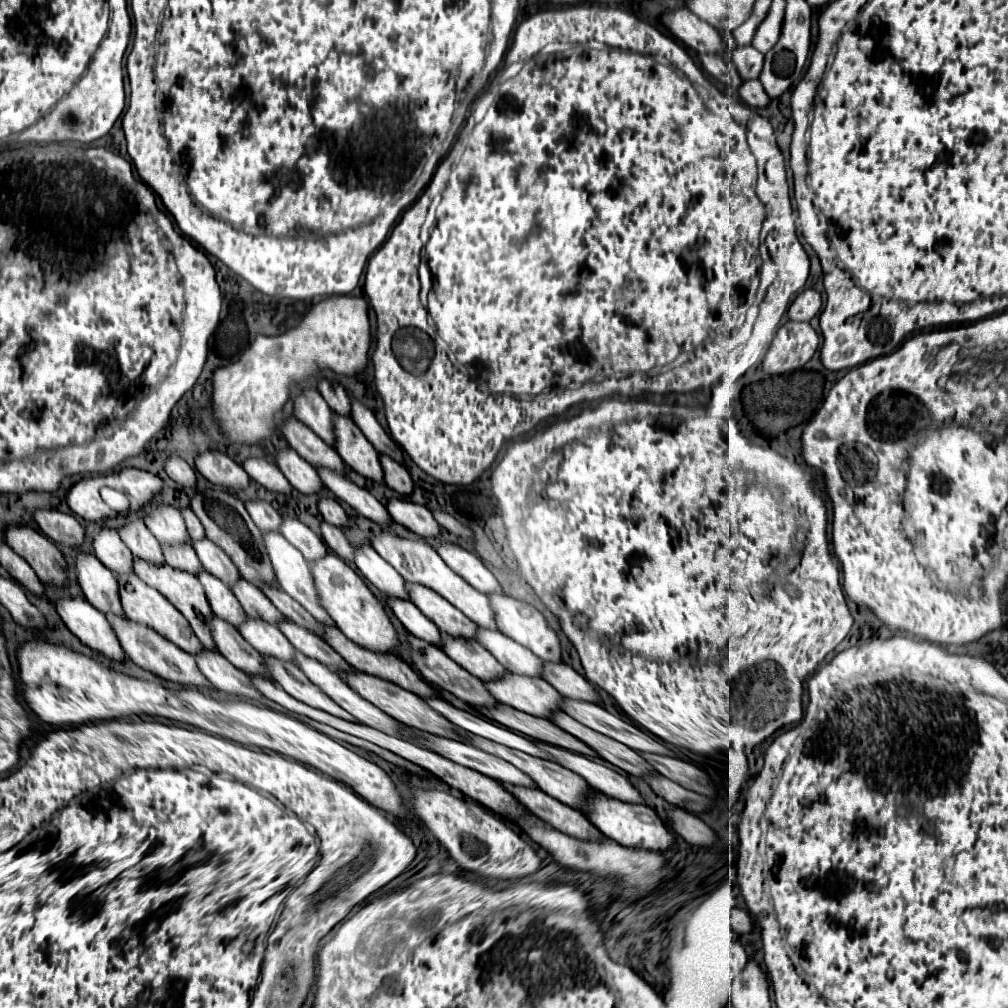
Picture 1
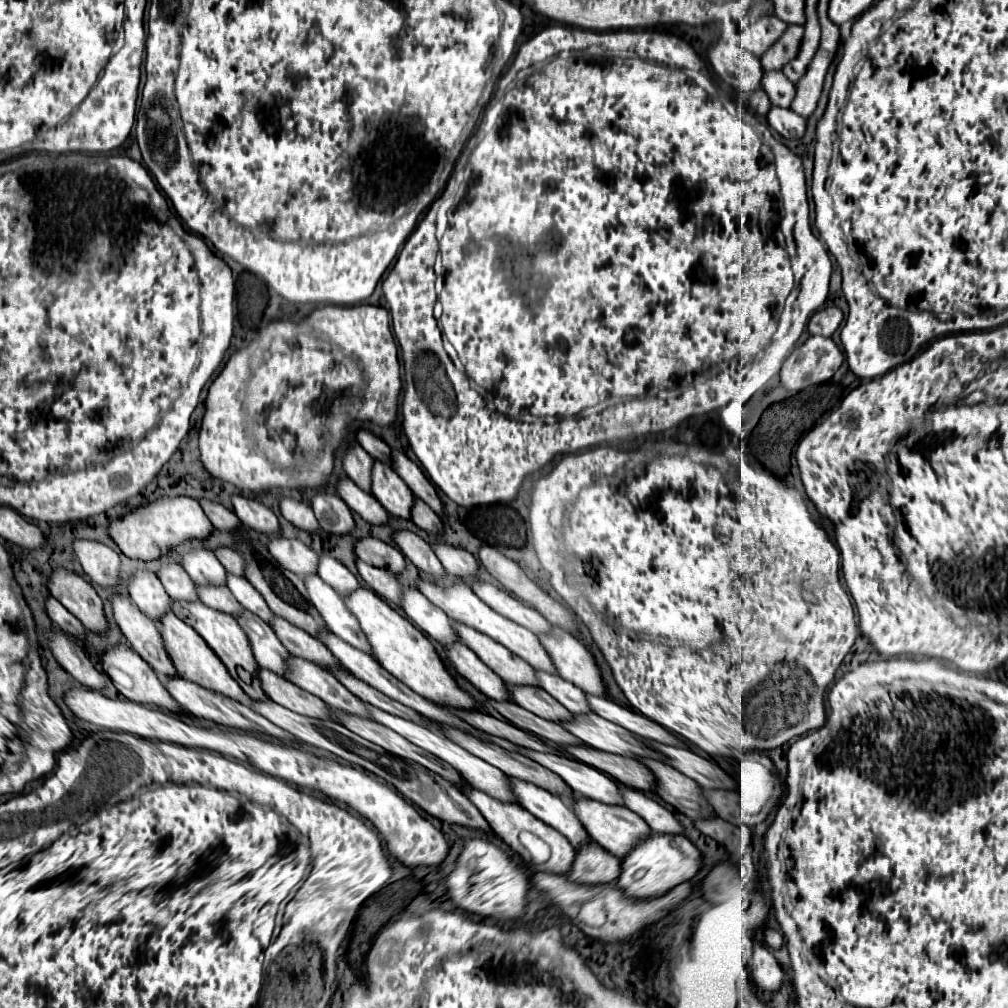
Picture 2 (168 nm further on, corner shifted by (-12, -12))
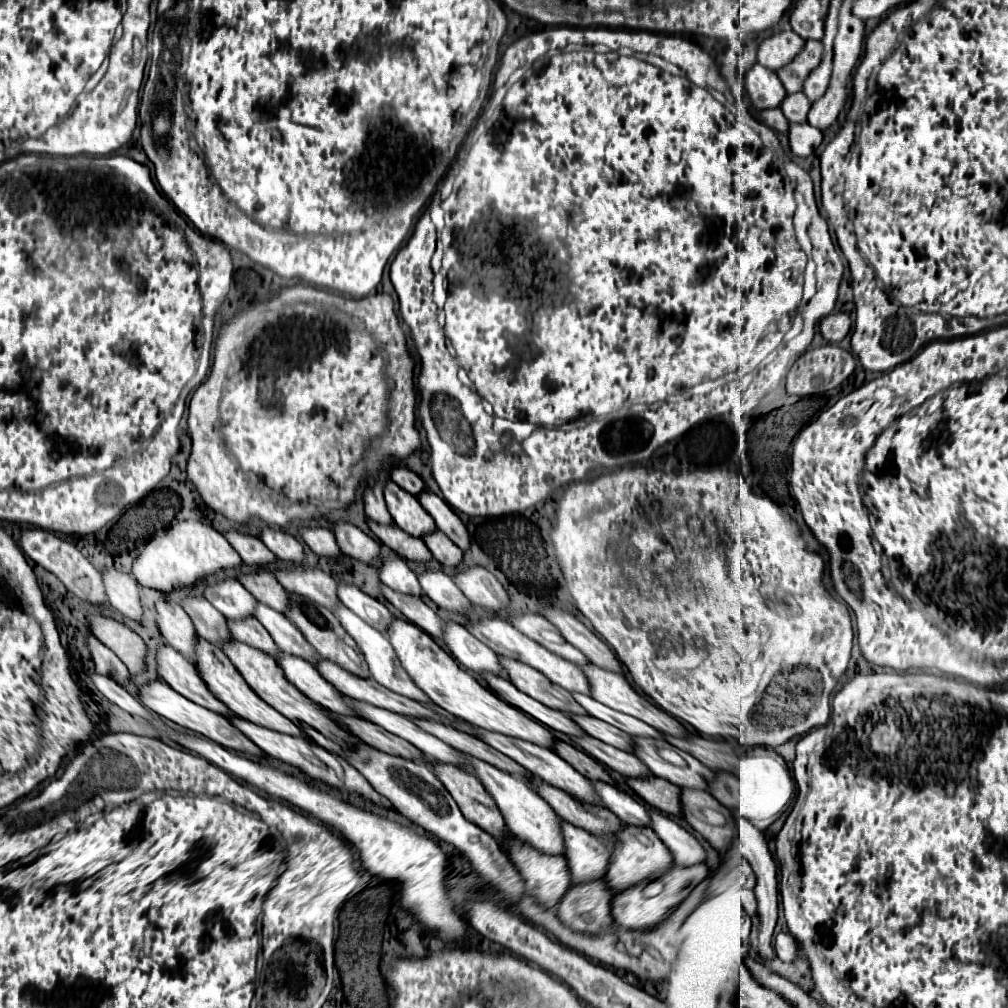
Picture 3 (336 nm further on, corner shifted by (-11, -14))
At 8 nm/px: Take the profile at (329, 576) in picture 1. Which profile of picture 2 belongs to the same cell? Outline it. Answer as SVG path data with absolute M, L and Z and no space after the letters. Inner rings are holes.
M359 586L357 590L345 594L343 600L345 600L345 606L349 608L349 612L357 618L357 622L371 646L375 660L389 674L393 674L397 680L401 680L413 692L417 692L419 696L423 696L427 700L433 700L443 706L453 706L453 708L477 710L477 702L473 698L469 698L463 690L457 688L453 676L447 672L447 668L443 666L441 658L437 656L433 644L423 636L423 632L419 632L407 618L403 618L395 608L391 608L383 598L379 598L373 590Z

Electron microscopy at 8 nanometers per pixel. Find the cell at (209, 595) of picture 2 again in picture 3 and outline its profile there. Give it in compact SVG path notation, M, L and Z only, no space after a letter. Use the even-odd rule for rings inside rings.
M248 618L244 622L228 622L228 626L238 642L250 644L250 646L266 652L268 656L278 658L280 648L276 646L276 642L270 638L270 634L264 630L264 626L256 618Z

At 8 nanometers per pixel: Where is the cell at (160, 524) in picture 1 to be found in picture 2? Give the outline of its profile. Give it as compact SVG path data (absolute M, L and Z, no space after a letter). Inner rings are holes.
M195 546L183 552L181 566L187 570L187 574L199 582L199 584L225 584L225 568L215 558L215 554L207 548Z

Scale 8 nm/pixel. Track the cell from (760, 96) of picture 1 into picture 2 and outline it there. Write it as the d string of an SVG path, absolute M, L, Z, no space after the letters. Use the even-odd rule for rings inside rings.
M771 106L767 112L767 122L771 128L775 128L783 138L801 138L805 132L805 120L799 118L795 112L789 108L781 106Z

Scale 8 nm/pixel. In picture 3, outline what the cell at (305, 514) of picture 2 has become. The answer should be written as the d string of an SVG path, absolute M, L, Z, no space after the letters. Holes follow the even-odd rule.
M304 528L302 538L310 546L310 550L314 554L318 554L318 556L338 558L342 554L334 534L330 530L326 530L326 528Z

